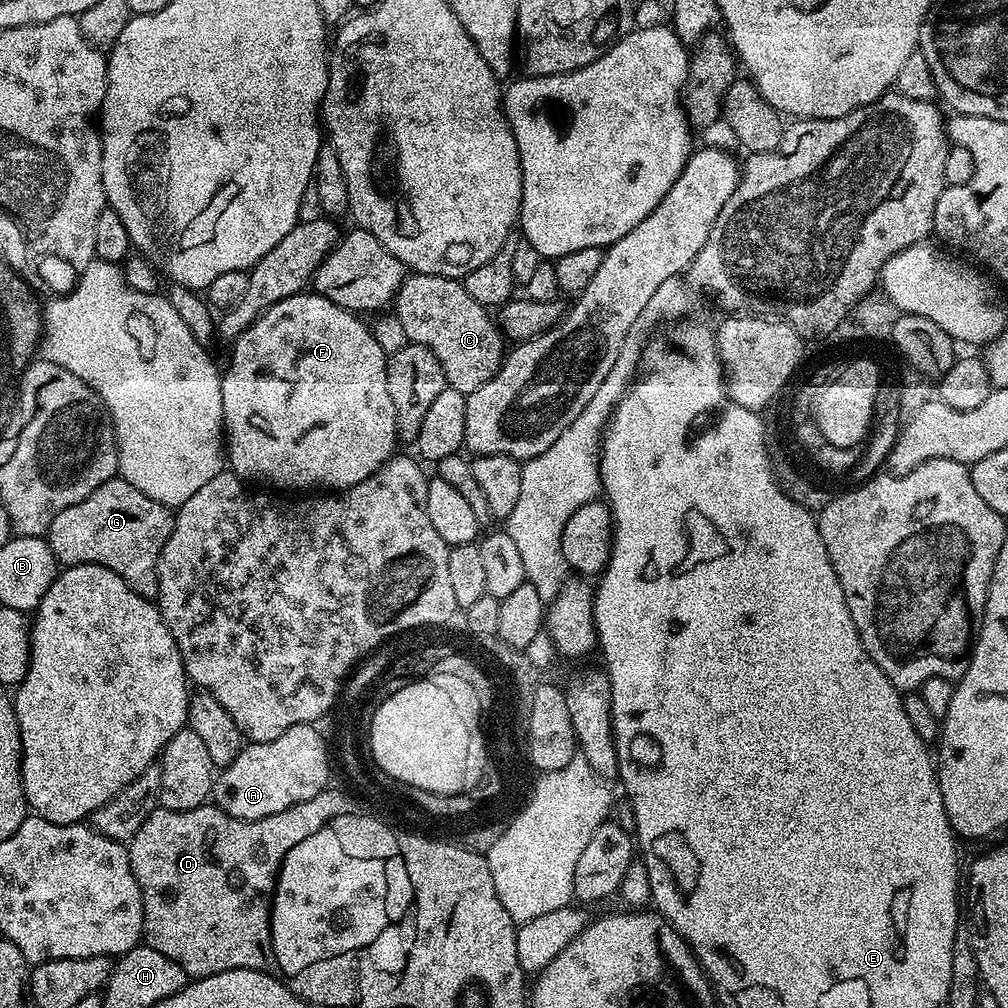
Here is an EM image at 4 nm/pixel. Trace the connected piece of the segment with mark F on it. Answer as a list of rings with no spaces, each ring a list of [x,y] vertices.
[[[303,290],[295,296],[288,297],[284,301],[279,301],[277,304],[270,306],[262,312],[257,320],[249,326],[249,328],[242,333],[235,340],[231,341],[230,348],[232,348],[232,357],[228,360],[228,369],[223,369],[220,377],[220,385],[222,386],[222,414],[224,415],[224,434],[226,437],[226,460],[230,465],[231,471],[235,472],[241,480],[245,482],[256,482],[252,480],[261,480],[261,485],[271,486],[276,490],[284,490],[280,488],[308,488],[304,490],[343,490],[354,486],[358,482],[362,482],[366,478],[370,478],[370,474],[374,474],[386,461],[391,460],[394,453],[397,451],[398,437],[396,434],[396,415],[394,414],[394,402],[390,402],[390,386],[386,382],[386,374],[388,373],[388,357],[389,353],[384,352],[382,345],[376,341],[376,336],[363,324],[361,317],[355,312],[348,312],[344,308],[339,308],[334,302],[330,302],[326,297],[321,296],[315,290]]]

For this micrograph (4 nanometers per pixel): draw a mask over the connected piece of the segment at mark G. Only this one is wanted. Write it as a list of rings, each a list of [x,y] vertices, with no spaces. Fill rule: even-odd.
[[[113,478],[102,482],[94,494],[82,498],[74,506],[62,510],[50,522],[46,539],[61,565],[97,564],[114,570],[143,600],[156,600],[158,594],[158,558],[166,538],[172,533],[174,512],[169,505],[154,502],[142,490],[134,490],[130,482]]]

